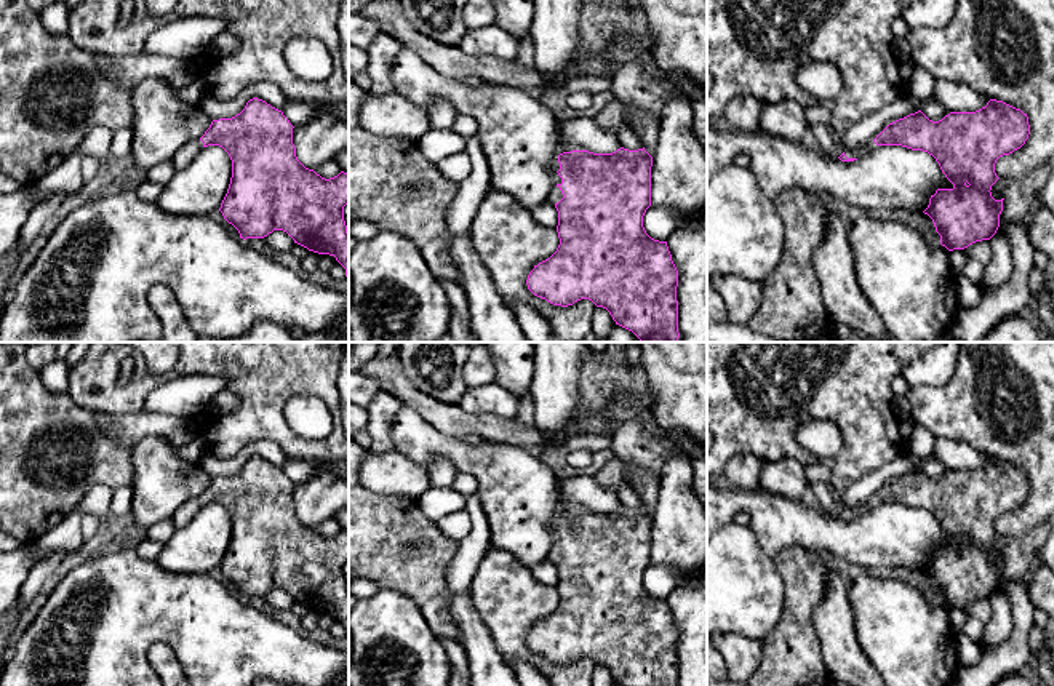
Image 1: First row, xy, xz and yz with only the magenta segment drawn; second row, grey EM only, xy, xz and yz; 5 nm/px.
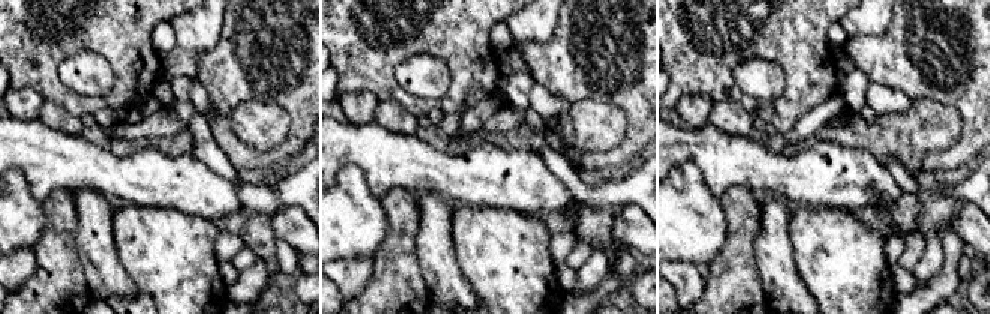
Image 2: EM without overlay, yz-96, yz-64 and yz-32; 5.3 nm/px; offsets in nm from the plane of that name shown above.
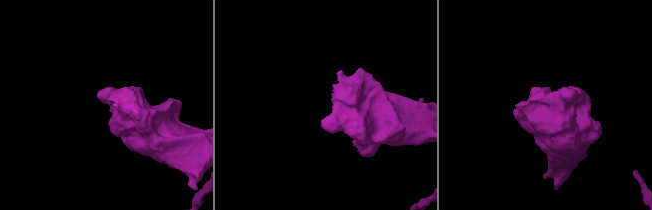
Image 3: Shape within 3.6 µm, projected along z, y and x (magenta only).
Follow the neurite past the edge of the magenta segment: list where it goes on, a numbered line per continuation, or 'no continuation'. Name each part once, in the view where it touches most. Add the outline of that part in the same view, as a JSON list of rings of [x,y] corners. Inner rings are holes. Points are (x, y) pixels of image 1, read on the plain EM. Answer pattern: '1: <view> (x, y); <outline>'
1: xz (555, 554); [[[555,529],[555,544],[553,544],[553,547],[550,550],[550,555],[549,555],[549,558],[553,560],[553,561],[558,561],[563,556],[563,552],[561,552],[560,545],[558,545],[560,542],[561,542],[561,536]]]

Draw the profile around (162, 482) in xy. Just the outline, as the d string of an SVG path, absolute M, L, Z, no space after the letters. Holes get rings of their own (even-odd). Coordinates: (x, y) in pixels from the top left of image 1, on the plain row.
M146 437L133 446L131 516L141 531L171 520L187 501L200 497L211 478L198 465L181 459L162 437Z

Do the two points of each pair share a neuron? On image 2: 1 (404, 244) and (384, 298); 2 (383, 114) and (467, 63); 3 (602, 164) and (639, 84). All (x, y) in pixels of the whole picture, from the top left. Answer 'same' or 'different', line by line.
1: same
2: different
3: same

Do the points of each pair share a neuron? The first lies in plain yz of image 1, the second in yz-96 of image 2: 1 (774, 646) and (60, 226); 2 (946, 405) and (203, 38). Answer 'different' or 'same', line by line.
1: same
2: different

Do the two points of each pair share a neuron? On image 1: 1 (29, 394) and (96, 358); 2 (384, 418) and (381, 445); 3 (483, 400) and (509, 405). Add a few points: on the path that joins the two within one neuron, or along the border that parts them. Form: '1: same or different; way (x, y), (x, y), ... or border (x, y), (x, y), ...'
1: different; border (67, 392), (79, 405), (91, 411)
2: same; way (381, 424), (381, 438)
3: same; way (490, 400), (503, 403)

